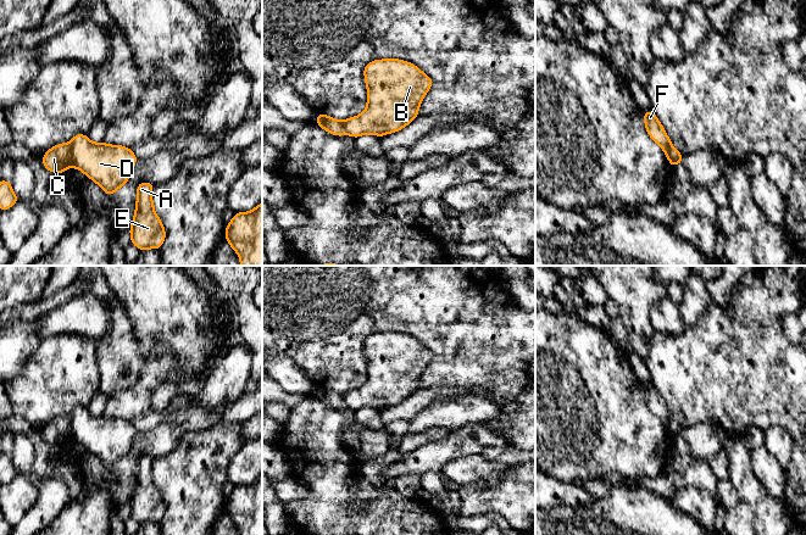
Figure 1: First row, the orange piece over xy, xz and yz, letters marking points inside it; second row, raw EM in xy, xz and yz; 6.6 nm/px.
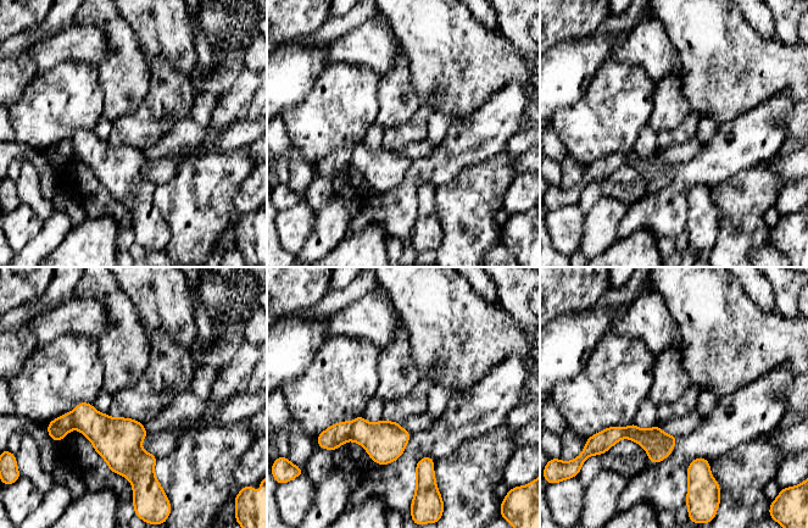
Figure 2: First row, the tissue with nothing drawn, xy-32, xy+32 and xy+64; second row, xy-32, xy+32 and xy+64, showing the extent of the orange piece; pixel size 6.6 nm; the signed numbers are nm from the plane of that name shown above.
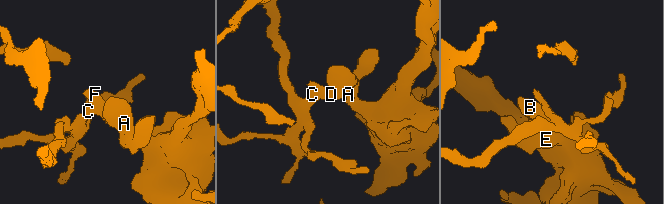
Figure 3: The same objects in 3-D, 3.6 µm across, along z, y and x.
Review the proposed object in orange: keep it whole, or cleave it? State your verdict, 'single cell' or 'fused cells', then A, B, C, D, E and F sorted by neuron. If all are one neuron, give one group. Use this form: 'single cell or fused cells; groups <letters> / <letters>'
fused cells; groups A B D E F / C

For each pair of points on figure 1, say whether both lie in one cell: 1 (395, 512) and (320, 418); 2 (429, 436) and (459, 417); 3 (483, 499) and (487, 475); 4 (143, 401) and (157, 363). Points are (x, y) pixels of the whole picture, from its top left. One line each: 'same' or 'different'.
1: same
2: different
3: different
4: same

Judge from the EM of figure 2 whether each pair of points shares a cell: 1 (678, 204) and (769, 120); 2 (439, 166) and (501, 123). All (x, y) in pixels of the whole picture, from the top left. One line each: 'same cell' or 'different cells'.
1: same cell
2: same cell

